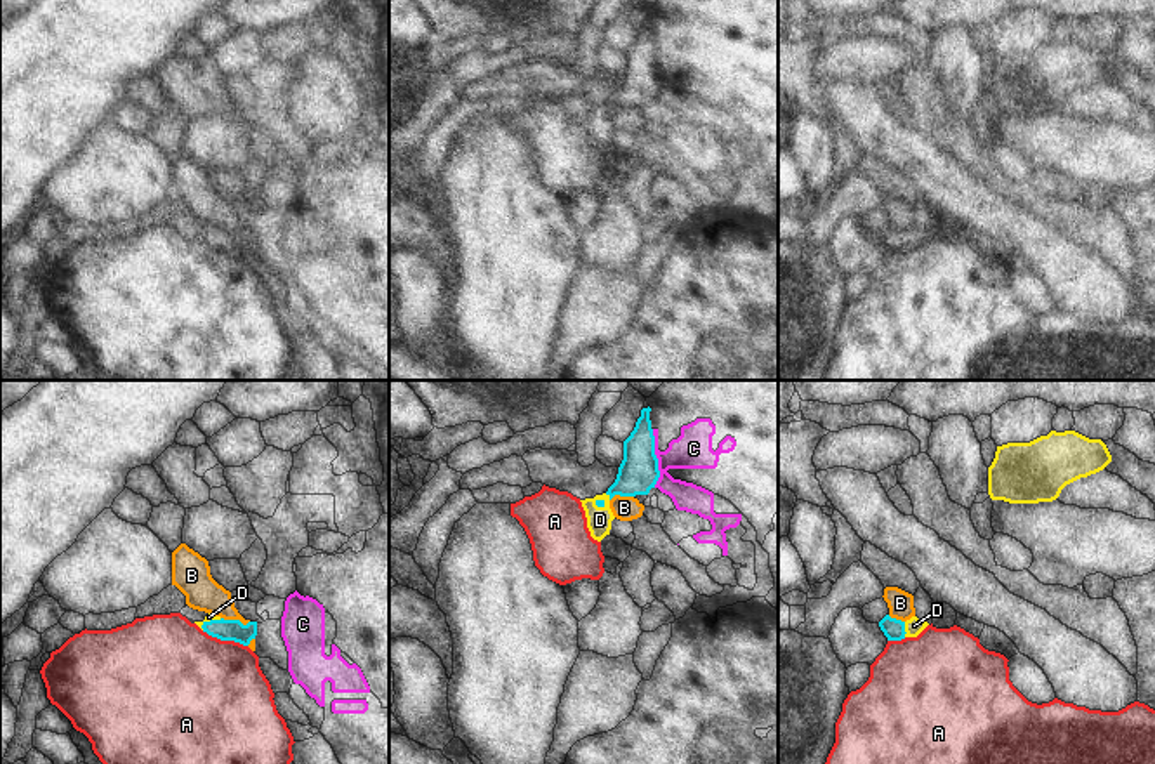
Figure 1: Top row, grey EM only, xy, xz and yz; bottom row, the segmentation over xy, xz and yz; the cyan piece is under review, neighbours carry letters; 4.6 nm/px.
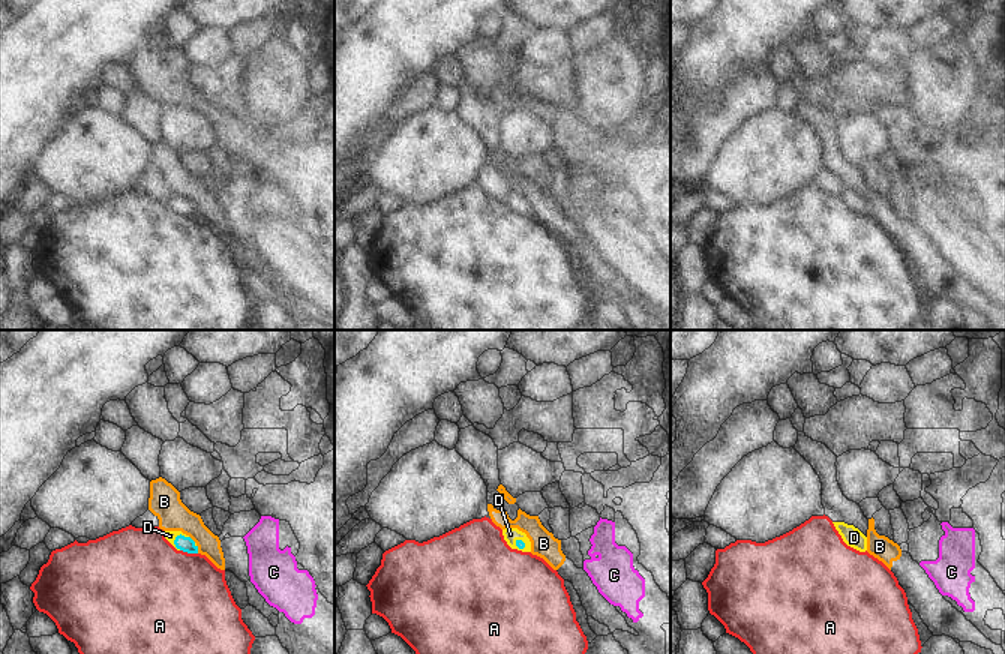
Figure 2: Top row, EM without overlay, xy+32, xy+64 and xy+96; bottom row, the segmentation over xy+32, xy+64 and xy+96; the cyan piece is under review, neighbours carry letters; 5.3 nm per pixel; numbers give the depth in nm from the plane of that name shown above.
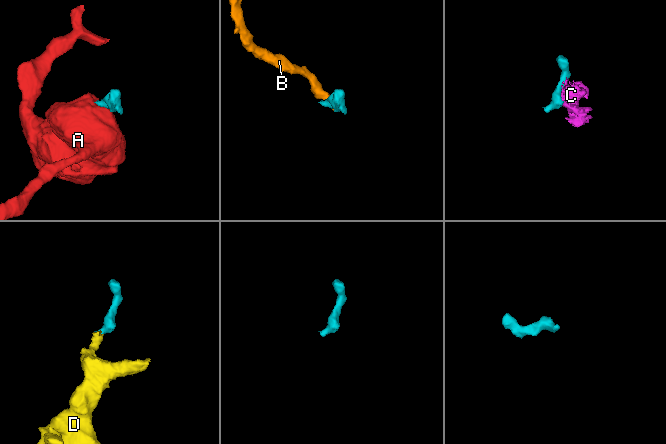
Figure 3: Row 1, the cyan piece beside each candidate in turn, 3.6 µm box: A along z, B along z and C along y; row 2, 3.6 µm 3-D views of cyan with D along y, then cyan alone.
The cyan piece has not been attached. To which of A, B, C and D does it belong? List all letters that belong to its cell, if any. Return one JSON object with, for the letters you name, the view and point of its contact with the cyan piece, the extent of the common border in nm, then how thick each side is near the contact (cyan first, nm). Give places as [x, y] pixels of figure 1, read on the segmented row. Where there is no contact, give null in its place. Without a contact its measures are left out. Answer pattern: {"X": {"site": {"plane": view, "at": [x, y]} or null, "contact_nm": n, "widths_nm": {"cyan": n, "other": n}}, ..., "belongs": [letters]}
{"D": {"site": {"plane": "yz", "at": [904, 629]}, "contact_nm": 70, "widths_nm": {"cyan": 100, "other": 80}}, "belongs": ["D"]}

